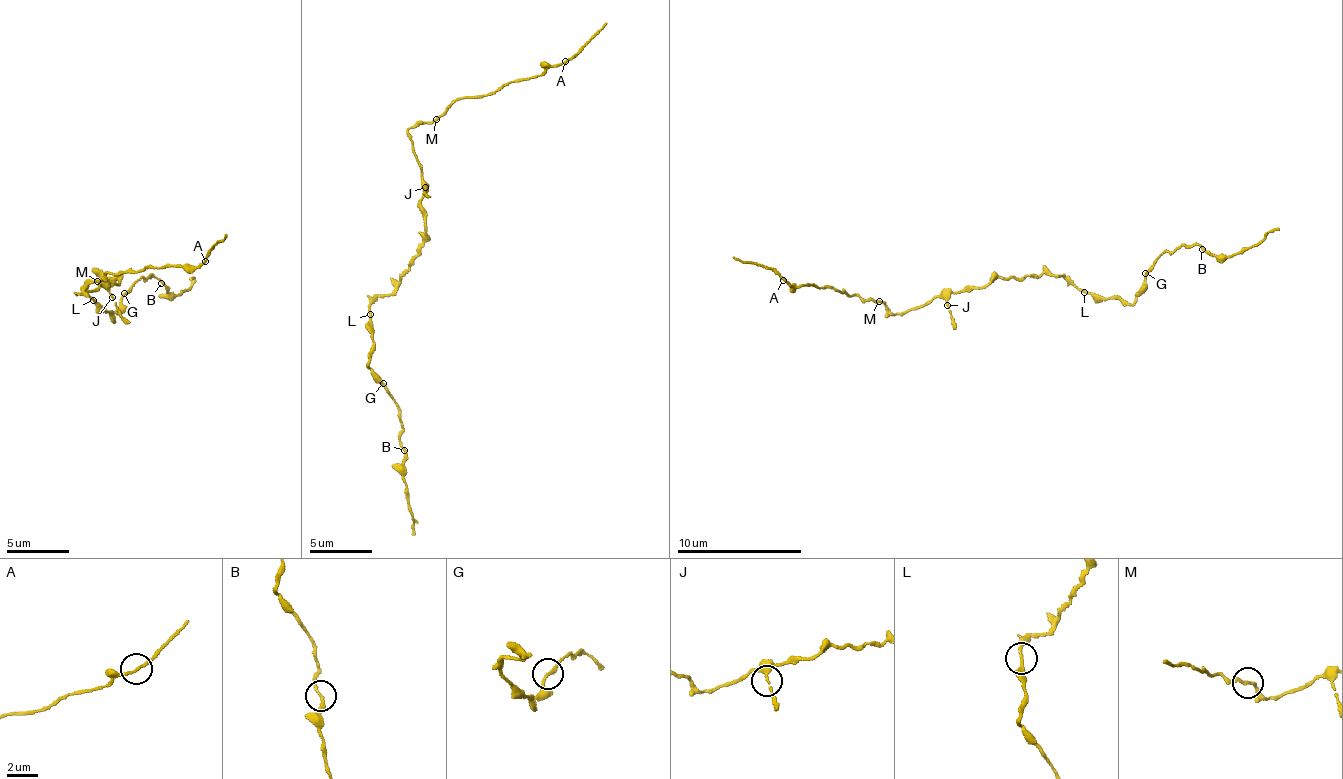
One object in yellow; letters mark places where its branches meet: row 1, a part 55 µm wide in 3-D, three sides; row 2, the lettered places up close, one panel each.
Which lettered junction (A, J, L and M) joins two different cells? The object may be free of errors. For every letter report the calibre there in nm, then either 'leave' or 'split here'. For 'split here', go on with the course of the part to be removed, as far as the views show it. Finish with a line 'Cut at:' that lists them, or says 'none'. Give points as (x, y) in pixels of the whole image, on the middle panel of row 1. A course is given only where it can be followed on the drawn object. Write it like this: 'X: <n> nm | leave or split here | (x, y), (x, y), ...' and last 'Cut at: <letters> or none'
A: 180 nm | leave
J: 220 nm | leave
L: 190 nm | split here | (369, 313), (373, 352), (368, 364), (398, 410), (404, 482), (412, 535)
M: 190 nm | leave
Cut at: L

